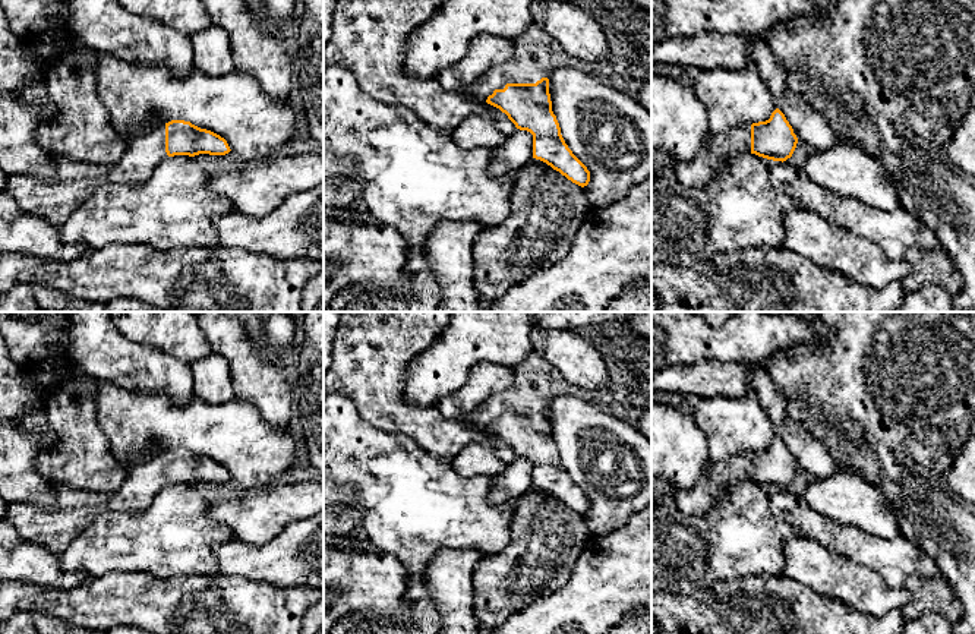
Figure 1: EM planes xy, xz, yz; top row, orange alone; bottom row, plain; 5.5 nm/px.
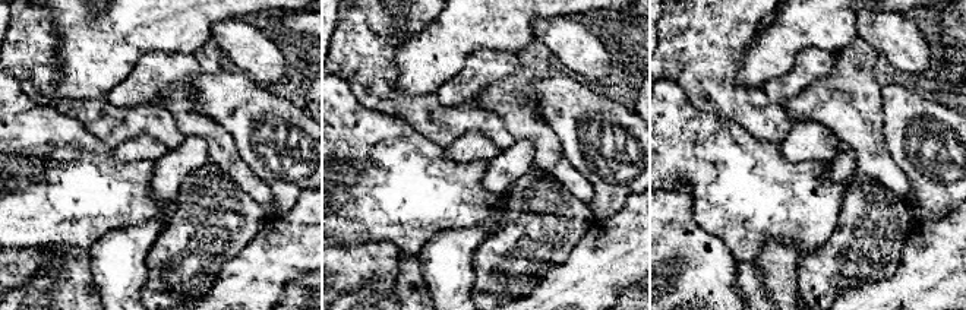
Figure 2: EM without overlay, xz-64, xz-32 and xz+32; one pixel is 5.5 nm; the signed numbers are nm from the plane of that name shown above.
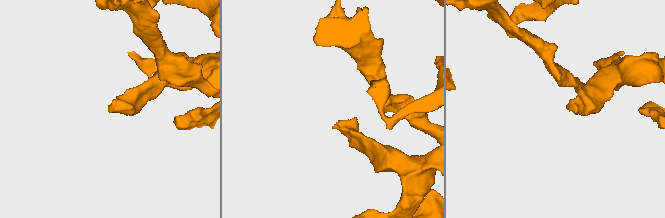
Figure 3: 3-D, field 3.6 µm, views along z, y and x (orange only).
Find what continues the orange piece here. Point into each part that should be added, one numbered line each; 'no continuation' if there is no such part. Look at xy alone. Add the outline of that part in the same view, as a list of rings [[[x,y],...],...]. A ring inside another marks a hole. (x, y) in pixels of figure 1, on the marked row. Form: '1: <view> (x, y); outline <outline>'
1: xy (73, 182); outline [[[165,123],[133,136],[114,165],[56,160],[50,179],[12,174],[4,190],[28,215],[48,220],[60,230],[72,211],[105,183],[143,183],[168,155]]]

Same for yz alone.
1: yz (709, 161); outline [[[751,124],[733,127],[723,133],[707,132],[694,158],[690,163],[678,164],[672,174],[685,186],[704,186],[720,174],[731,154],[750,152]]]

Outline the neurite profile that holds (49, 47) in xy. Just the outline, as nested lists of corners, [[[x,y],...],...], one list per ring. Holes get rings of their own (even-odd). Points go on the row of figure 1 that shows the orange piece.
[[[44,35],[29,41],[31,54],[44,60],[57,60],[64,51],[59,35]]]

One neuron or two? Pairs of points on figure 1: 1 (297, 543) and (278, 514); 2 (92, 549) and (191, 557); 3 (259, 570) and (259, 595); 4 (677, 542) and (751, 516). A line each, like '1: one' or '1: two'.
1: two
2: one
3: two
4: one

